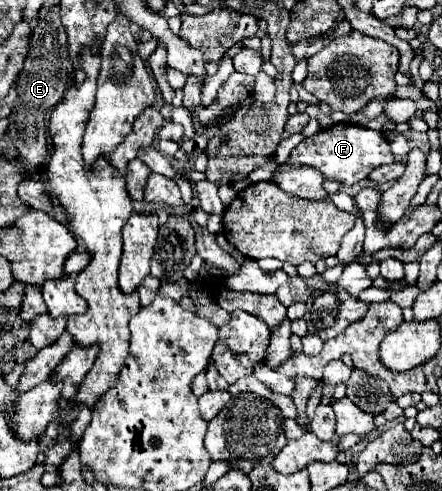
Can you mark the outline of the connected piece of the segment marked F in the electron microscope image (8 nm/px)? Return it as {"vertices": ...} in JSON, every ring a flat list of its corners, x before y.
{"vertices":[[339,122,299,142,299,146,293,148,287,162,289,164,311,164,319,168,319,172,329,180,337,180,341,184,357,184,359,180,367,178,375,168,383,164,391,164,393,152,383,132,377,132,365,126,355,126,349,122]]}

